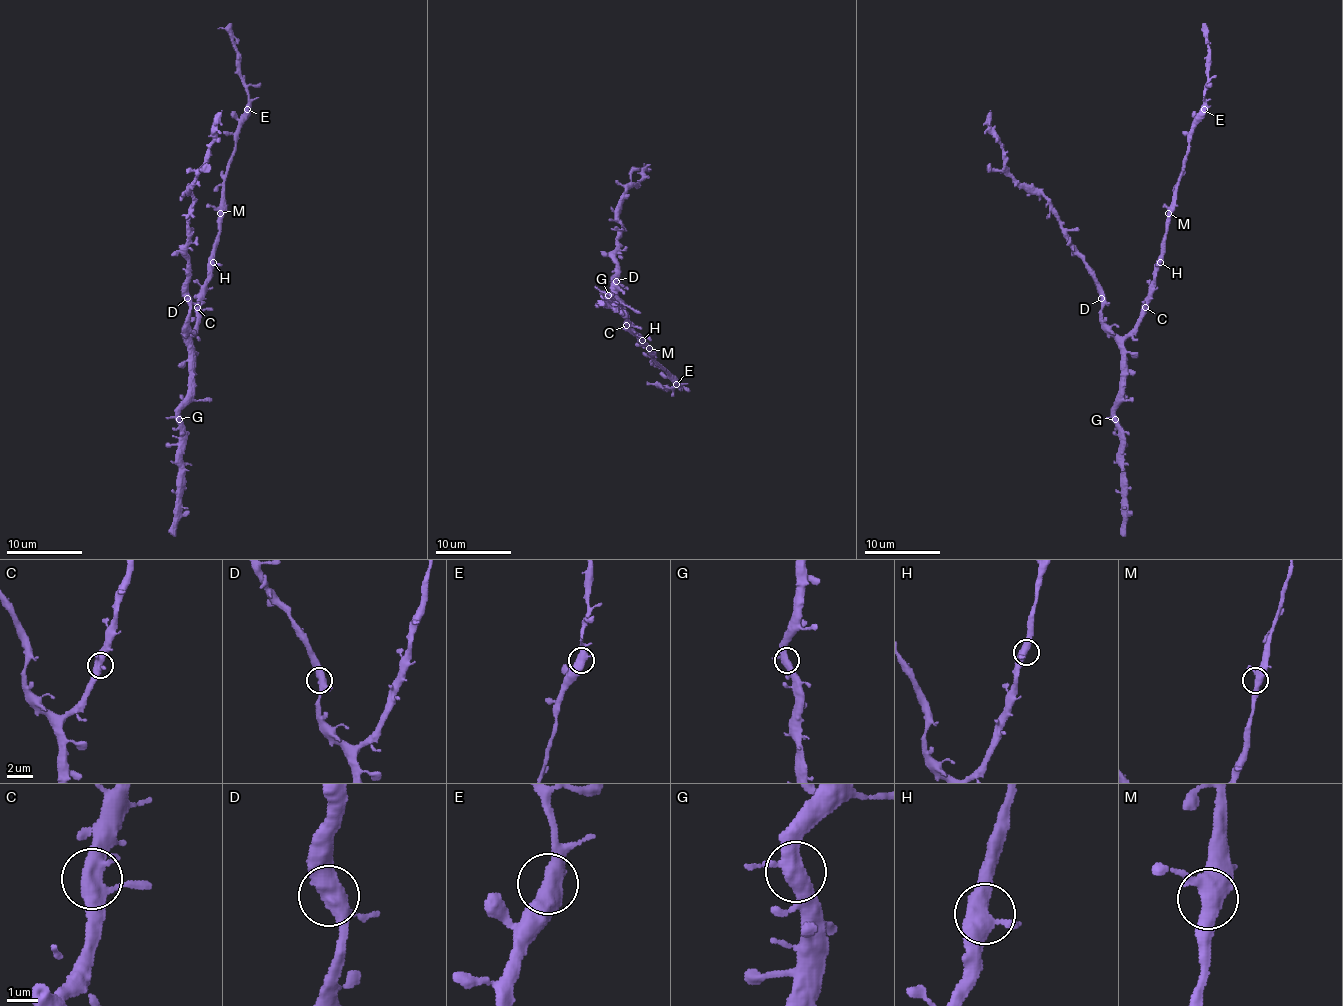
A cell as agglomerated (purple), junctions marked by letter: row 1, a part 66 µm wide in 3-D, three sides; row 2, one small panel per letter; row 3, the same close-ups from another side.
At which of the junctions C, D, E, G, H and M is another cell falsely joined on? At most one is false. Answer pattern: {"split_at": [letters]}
{"split_at": []}

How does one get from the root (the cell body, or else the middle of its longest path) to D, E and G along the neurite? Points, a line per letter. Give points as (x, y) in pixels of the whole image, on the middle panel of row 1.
D: (628, 325), (628, 318), (617, 303), (615, 286), (619, 282), (615, 282)
E: (628, 325), (647, 344), (651, 356), (676, 384)
G: (628, 325), (626, 312), (611, 295), (608, 295)

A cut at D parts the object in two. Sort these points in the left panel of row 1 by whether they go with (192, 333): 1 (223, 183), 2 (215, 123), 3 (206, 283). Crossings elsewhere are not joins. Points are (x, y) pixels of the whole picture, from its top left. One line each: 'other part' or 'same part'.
1: same part
2: other part
3: same part

